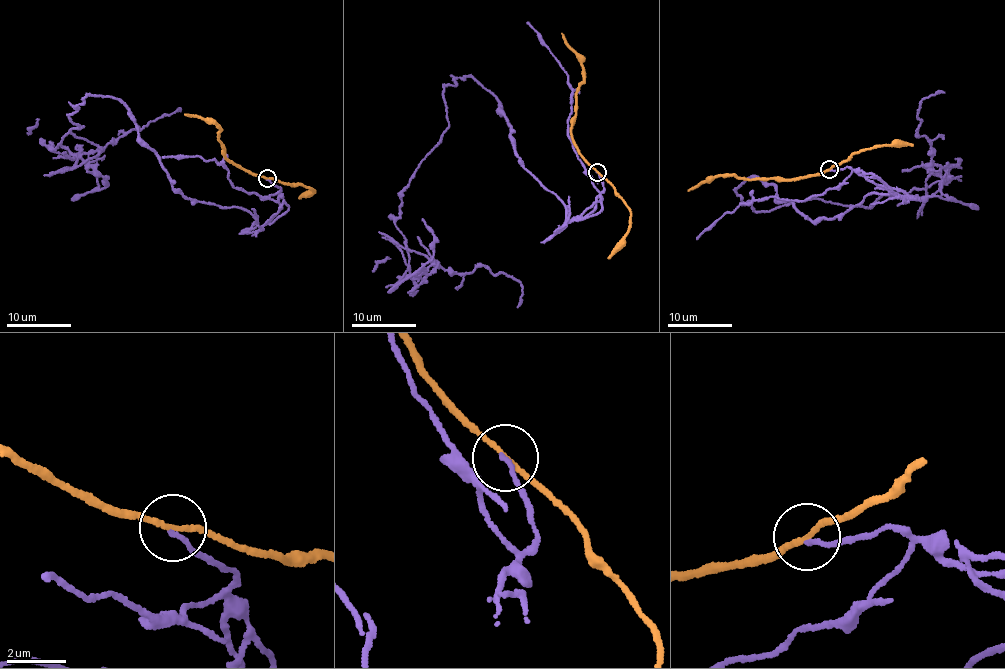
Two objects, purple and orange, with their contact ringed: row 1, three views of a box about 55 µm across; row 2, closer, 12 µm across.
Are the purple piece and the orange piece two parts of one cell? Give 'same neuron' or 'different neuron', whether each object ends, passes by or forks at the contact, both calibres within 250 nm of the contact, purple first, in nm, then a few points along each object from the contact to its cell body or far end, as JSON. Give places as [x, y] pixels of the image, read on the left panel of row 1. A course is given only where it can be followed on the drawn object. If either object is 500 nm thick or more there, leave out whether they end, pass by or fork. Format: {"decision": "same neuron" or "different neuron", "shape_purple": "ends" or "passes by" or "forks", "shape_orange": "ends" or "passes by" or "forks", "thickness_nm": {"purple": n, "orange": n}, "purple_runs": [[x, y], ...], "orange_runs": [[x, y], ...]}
{"decision": "different neuron", "shape_purple": "ends", "shape_orange": "passes by", "thickness_nm": {"purple": 150, "orange": 150}, "purple_runs": [[267, 178], [280, 205], [260, 225], [197, 201], [111, 97], [86, 96], [50, 150], [87, 161], [178, 111]], "orange_runs": [[267, 178], [226, 158], [217, 135], [220, 128], [216, 122], [184, 114]]}

